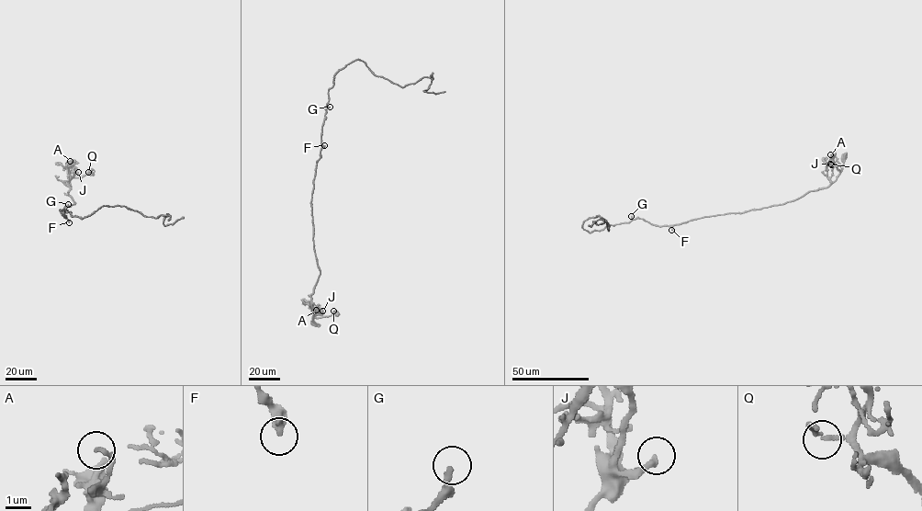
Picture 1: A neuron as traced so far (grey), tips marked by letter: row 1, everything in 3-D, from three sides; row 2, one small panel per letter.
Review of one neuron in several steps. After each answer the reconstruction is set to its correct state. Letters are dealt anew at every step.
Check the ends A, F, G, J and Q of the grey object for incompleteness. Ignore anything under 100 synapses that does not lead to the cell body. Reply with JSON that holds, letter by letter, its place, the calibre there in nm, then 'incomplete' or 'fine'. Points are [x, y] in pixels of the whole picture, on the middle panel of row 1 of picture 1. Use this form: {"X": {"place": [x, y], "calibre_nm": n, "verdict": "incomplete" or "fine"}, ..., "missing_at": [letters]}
{"A": {"place": [316, 310], "calibre_nm": 90, "verdict": "fine"}, "F": {"place": [324, 145], "calibre_nm": 320, "verdict": "fine"}, "G": {"place": [330, 107], "calibre_nm": 240, "verdict": "incomplete"}, "J": {"place": [322, 311], "calibre_nm": 240, "verdict": "fine"}, "Q": {"place": [333, 311], "calibre_nm": 150, "verdict": "fine"}, "missing_at": ["G"]}

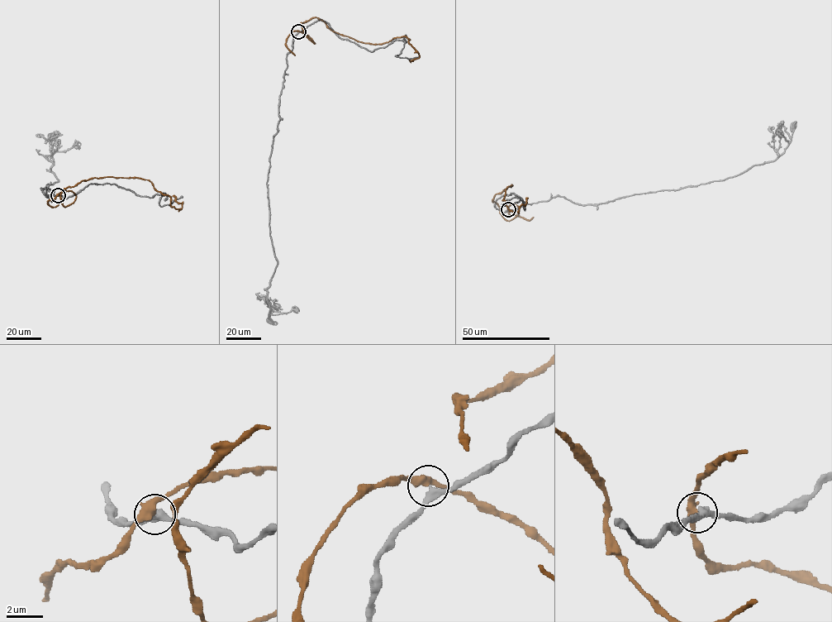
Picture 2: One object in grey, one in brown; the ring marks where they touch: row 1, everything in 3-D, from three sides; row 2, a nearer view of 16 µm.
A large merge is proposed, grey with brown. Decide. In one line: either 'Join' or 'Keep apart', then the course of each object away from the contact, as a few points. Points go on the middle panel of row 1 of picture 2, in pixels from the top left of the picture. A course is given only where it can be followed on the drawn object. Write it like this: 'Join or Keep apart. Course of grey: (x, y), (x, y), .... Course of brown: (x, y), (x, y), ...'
Keep apart. Course of grey: (298, 31), (287, 55), (267, 183), (277, 265), (267, 289), (270, 320). Course of brown: (298, 31), (315, 43), (301, 23), (317, 17), (358, 41), (381, 44), (406, 36), (420, 56), (411, 62)

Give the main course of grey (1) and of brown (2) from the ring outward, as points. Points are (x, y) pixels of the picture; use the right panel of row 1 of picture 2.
1: (508, 210), (557, 196), (582, 205), (599, 204), (634, 194), (724, 180), (777, 159), (790, 142), (792, 126)
2: (508, 210), (519, 208), (507, 221), (495, 194), (512, 185), (503, 200), (513, 212), (528, 198)

